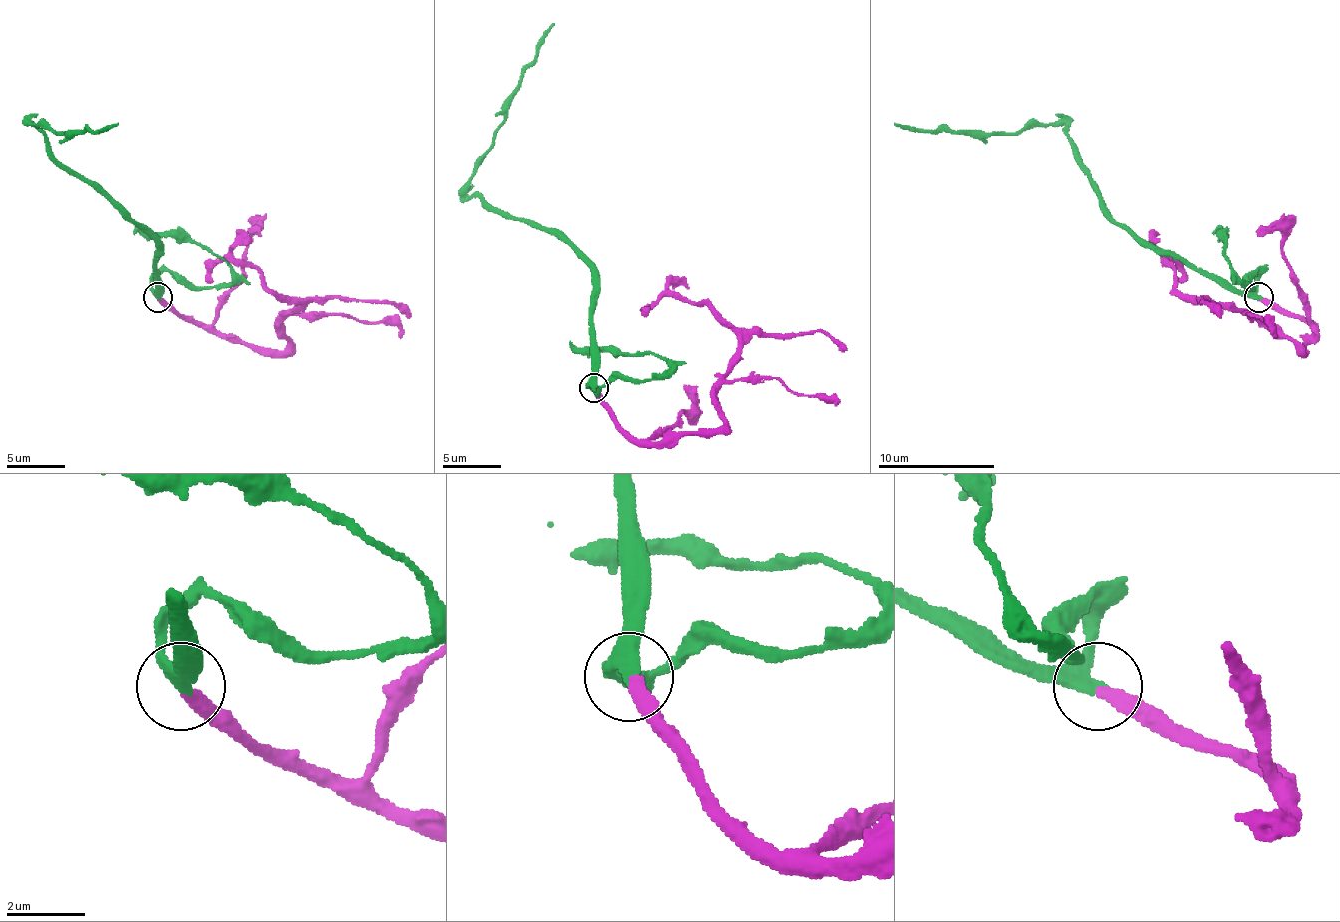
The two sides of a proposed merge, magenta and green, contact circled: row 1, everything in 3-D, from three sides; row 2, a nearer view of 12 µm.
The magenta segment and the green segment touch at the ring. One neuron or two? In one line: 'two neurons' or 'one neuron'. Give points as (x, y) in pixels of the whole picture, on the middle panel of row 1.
one neuron

